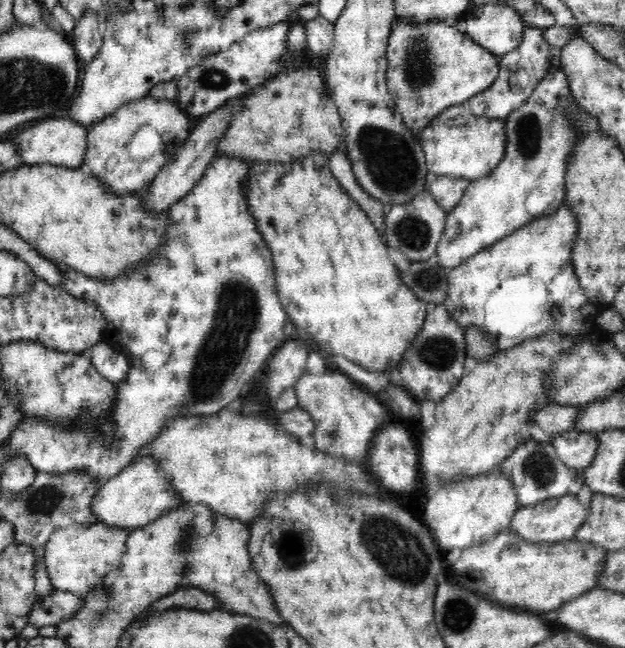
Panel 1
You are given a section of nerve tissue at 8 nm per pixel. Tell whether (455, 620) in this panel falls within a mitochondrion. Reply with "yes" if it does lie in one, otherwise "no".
yes

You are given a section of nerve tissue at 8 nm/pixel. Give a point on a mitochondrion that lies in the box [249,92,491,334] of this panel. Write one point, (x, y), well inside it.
(389, 157)

